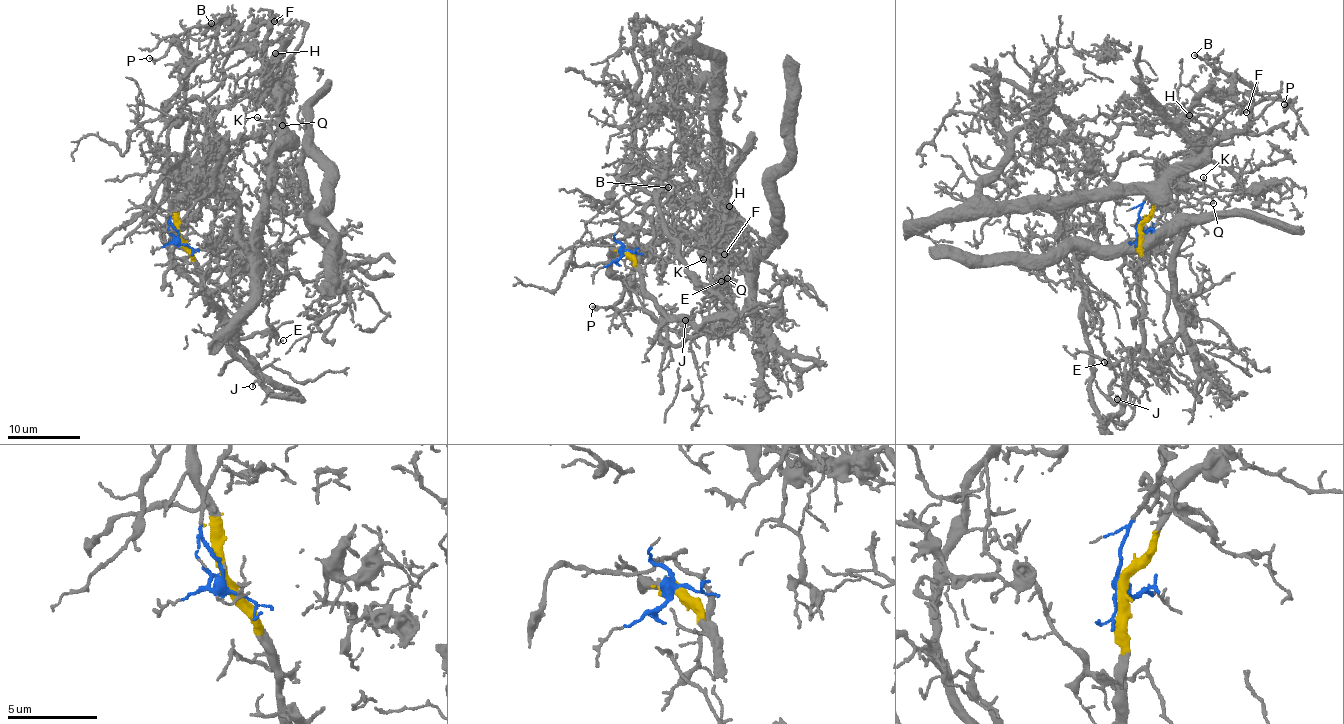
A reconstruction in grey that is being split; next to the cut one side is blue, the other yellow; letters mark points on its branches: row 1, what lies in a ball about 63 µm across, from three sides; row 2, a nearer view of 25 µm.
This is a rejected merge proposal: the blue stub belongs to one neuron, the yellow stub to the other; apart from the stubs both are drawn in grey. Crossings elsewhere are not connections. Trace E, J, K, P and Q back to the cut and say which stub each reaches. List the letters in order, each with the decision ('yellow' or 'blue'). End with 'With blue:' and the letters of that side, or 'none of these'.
E: blue
J: yellow
K: blue
P: yellow
Q: blue
With blue: E, K, Q

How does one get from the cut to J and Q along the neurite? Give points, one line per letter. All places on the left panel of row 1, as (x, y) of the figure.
J: (179, 240), (190, 254), (200, 276), (201, 297), (214, 306), (234, 351), (260, 380), (255, 381), (253, 386)
Q: (179, 240), (178, 229), (170, 220), (173, 198), (181, 180), (216, 147), (239, 143), (275, 122), (283, 125)

